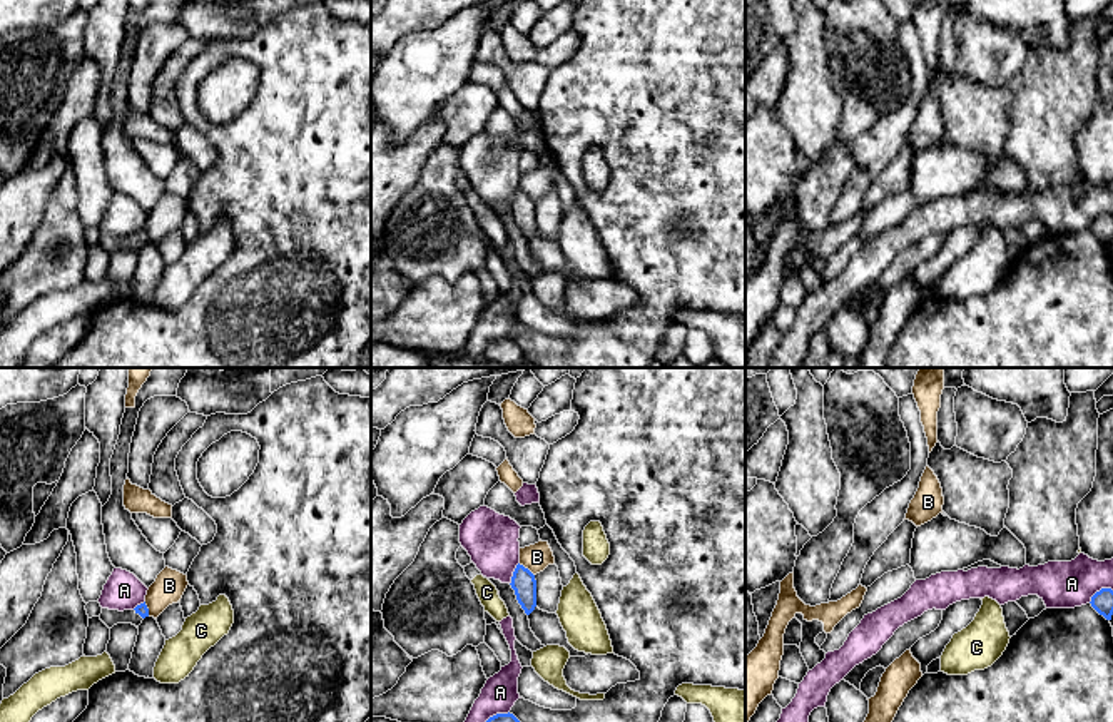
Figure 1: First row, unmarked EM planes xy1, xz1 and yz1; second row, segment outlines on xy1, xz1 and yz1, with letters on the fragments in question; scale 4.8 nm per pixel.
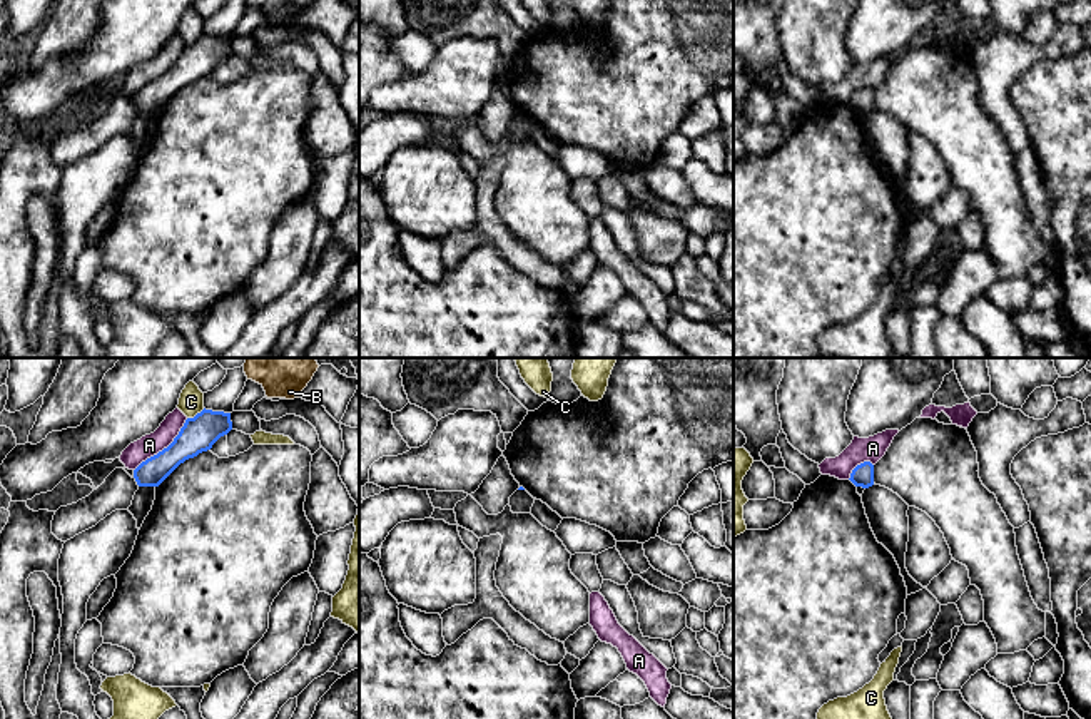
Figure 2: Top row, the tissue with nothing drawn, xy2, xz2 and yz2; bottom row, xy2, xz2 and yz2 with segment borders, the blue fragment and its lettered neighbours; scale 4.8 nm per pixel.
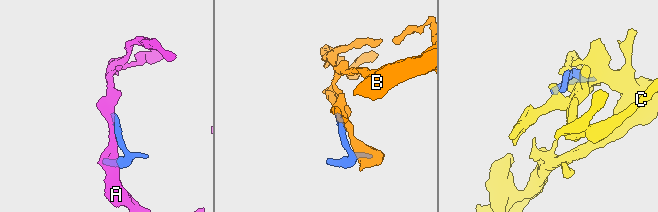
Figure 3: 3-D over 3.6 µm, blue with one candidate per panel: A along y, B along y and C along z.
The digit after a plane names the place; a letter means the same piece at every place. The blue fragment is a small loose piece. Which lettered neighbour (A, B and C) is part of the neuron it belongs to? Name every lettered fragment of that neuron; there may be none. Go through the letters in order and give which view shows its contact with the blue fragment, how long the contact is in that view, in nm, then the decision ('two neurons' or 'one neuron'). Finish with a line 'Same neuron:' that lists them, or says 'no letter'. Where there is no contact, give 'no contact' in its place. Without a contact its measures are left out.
A: xy2 | 360 nm | two neurons
B: xz1 | 100 nm | two neurons
C: xy2 | 100 nm | two neurons
Same neuron: no letter

